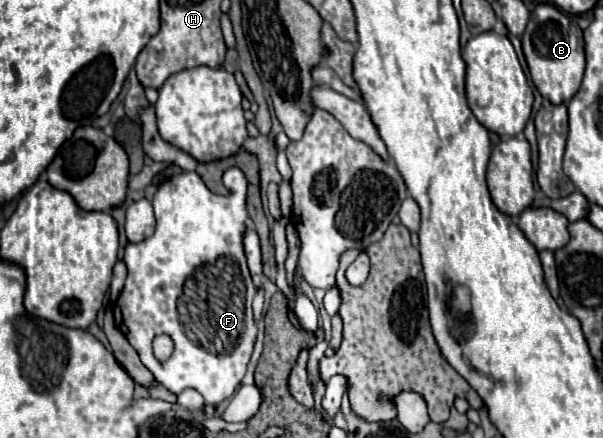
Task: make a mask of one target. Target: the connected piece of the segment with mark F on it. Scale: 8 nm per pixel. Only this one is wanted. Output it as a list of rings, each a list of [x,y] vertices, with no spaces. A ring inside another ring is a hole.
[[[230,167],[226,171],[226,185],[232,191],[230,197],[212,193],[196,171],[182,171],[158,187],[152,199],[156,213],[156,231],[136,245],[128,243],[124,253],[128,277],[114,311],[118,329],[138,351],[140,361],[154,375],[158,385],[166,387],[172,393],[180,393],[192,387],[210,405],[218,405],[234,395],[246,373],[246,365],[256,341],[256,325],[252,319],[252,299],[256,289],[250,279],[242,245],[248,221],[248,181],[238,167]],[[162,333],[170,335],[174,341],[174,353],[164,363],[160,363],[152,353],[152,339]]]

